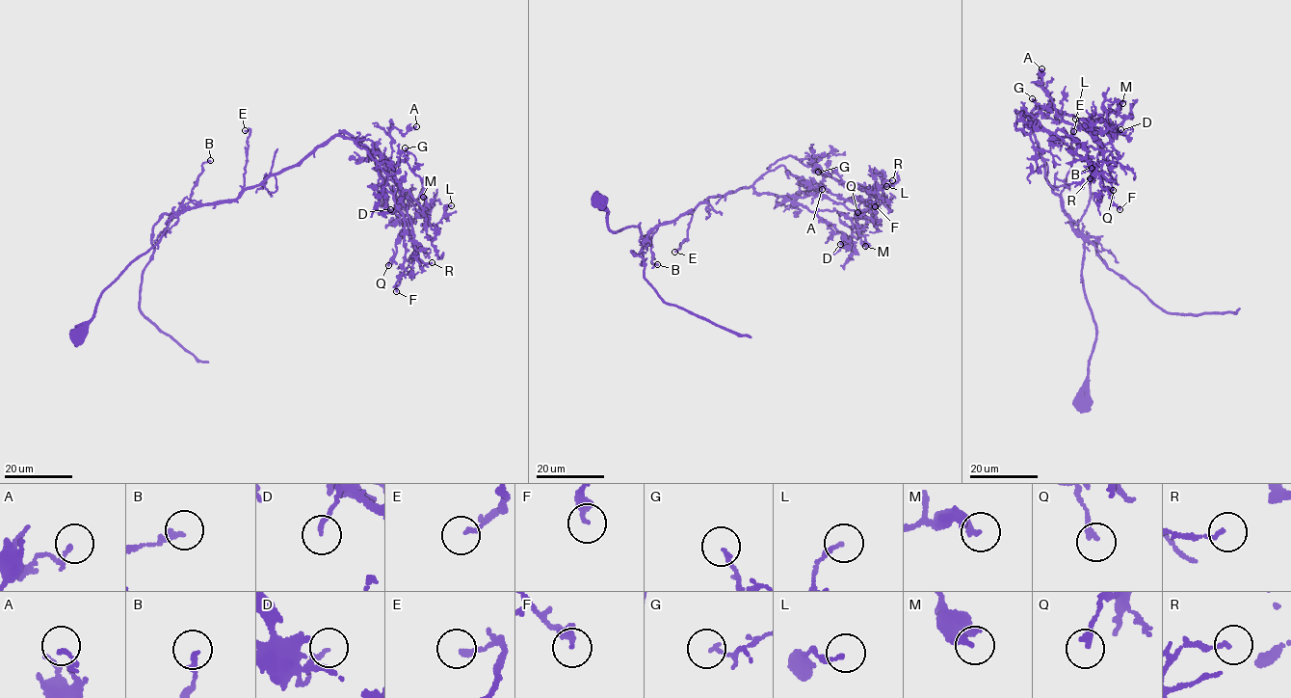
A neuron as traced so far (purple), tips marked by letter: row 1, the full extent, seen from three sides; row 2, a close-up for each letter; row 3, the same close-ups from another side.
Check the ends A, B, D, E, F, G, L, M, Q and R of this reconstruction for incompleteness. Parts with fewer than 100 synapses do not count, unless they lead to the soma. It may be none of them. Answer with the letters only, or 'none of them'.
none of them

